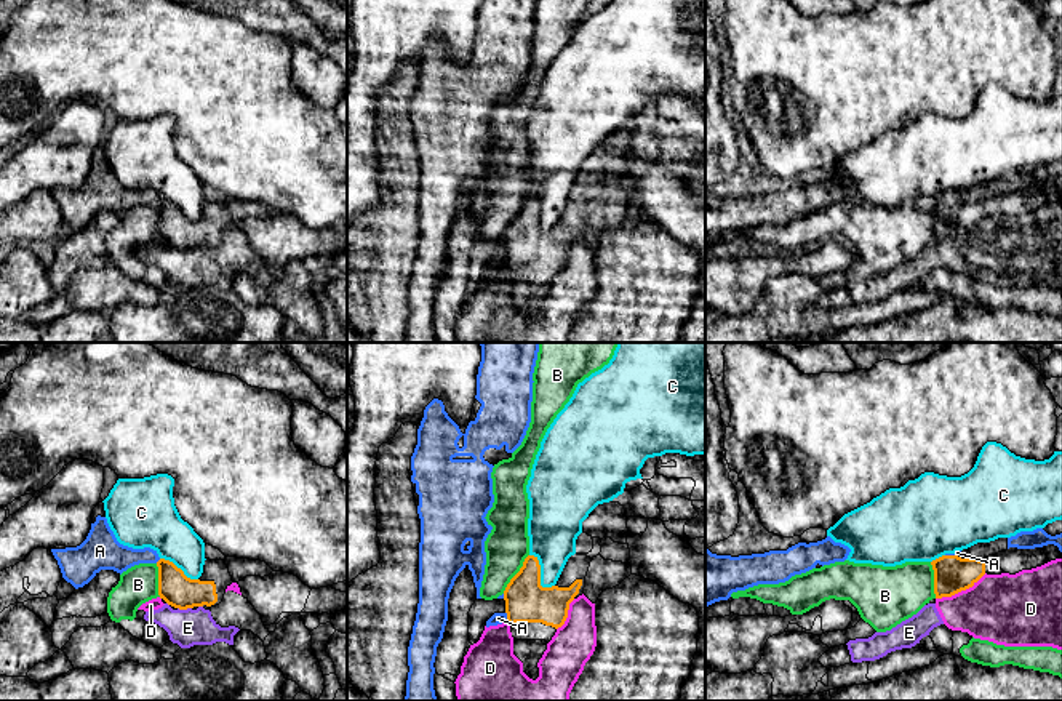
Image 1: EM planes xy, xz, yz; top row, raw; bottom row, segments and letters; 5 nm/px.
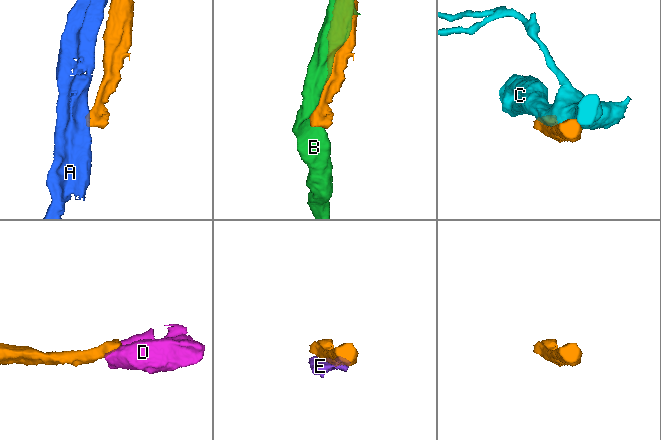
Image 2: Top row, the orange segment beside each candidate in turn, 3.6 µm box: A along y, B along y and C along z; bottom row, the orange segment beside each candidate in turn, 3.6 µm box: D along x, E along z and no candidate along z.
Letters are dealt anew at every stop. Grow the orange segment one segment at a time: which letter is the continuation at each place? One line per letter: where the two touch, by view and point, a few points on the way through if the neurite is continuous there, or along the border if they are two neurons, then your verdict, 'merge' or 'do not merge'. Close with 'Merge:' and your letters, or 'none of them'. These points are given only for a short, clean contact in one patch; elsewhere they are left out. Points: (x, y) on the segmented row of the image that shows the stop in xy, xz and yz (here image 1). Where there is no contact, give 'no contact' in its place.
A: contact xz (507, 616); do not merge
B: contact xz (517, 573); do not merge
C: contact xz (539, 575); do not merge
D: contact yz (960, 591); border yz (986, 573), (971, 586), (936, 599); do not merge
E: contact xy (184, 608); do not merge
Merge: none of them

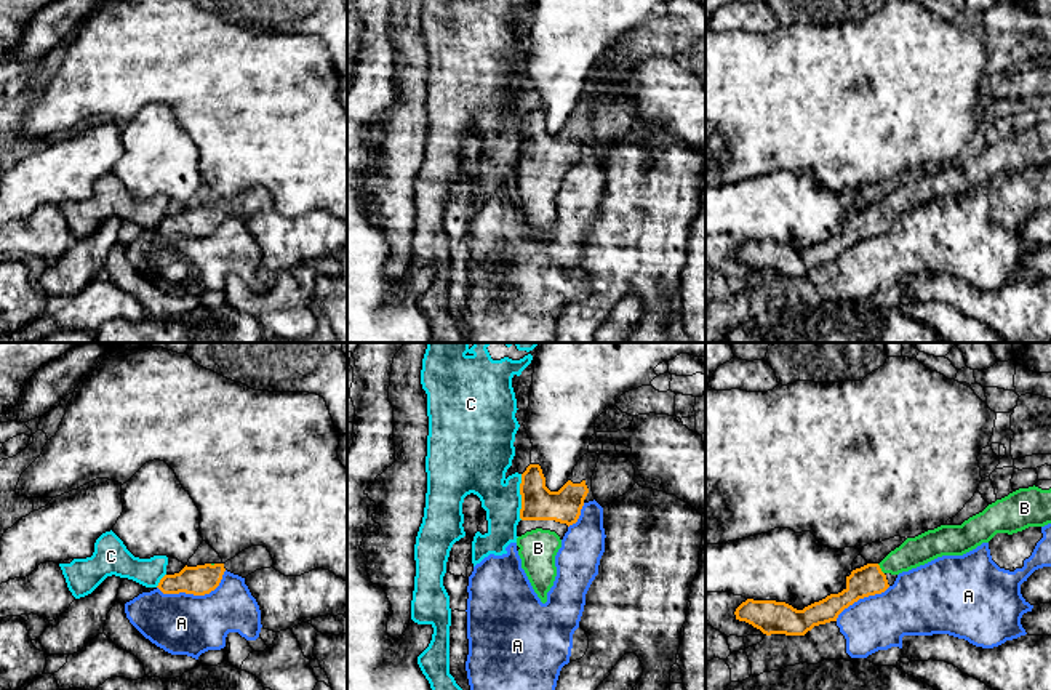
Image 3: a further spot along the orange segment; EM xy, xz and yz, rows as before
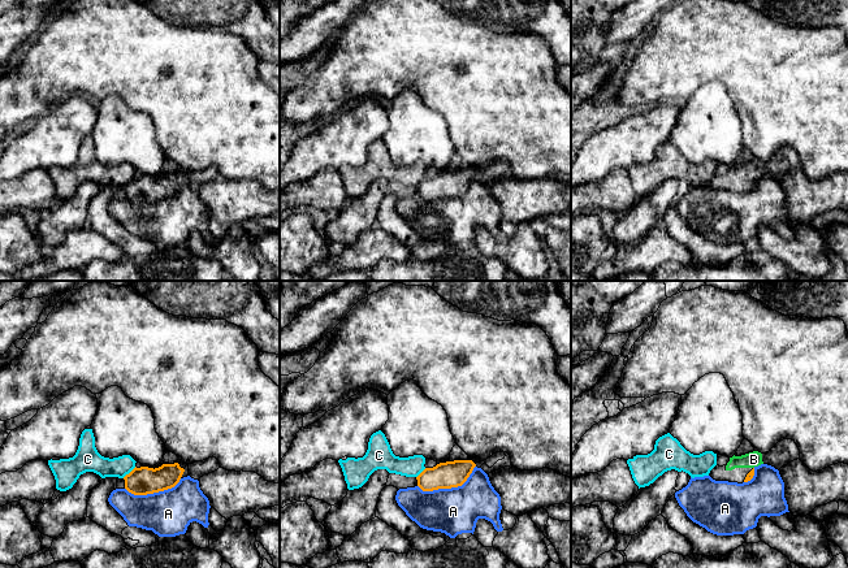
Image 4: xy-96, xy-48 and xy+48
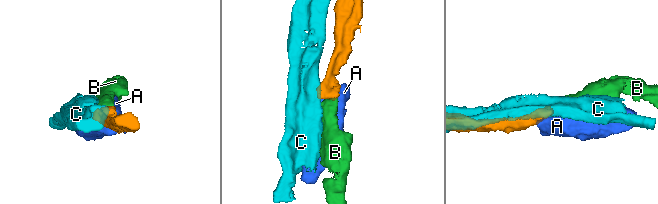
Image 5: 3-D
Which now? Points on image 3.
A: contact xy (194, 594); border xy (226, 570), (221, 581), (203, 594), (163, 593), (157, 586); do not merge
B: contact yz (880, 569); way yz (869, 580), (880, 569), (917, 551); merge
C: contact xz (522, 497); do not merge
Merge: B

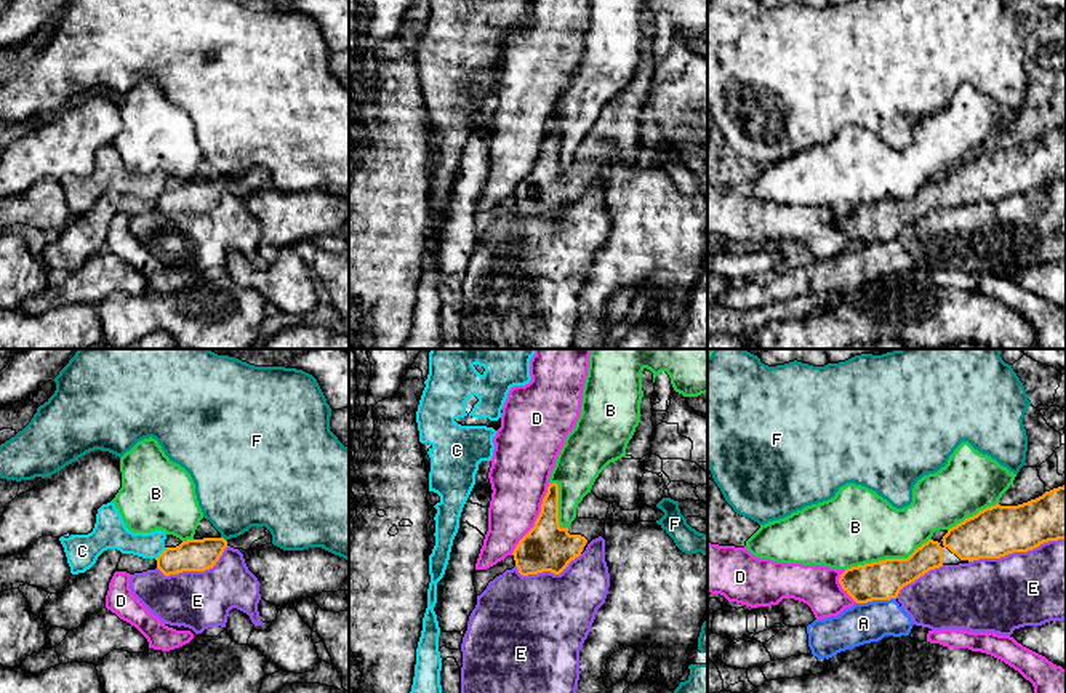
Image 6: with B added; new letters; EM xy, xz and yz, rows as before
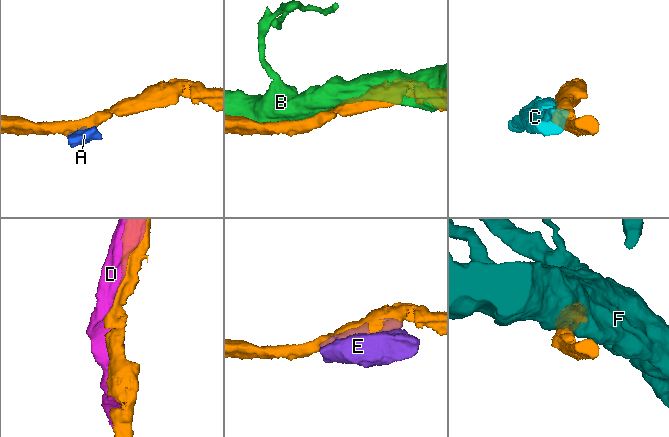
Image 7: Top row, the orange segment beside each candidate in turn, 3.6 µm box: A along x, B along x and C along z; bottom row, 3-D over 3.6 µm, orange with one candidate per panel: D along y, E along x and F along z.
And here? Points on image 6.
A: contact yz (876, 599); do not merge
B: contact yz (887, 559); do not merge
C: contact xy (160, 554); do not merge
D: contact xz (537, 519); do not merge
E: contact yz (1017, 551); do not merge
F: contact xy (224, 540); do not merge
Merge: none of them

